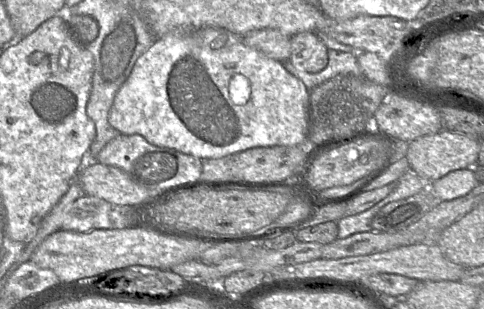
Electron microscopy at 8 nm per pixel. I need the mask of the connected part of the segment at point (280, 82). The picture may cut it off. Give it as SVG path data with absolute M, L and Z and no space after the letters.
M206 26L189 30L173 30L157 38L156 42L136 60L128 78L117 91L109 111L108 121L120 134L140 135L154 146L174 149L201 160L210 160L256 147L304 145L308 133L308 99L309 90L301 81L290 75L281 62L245 46L238 40L238 34L220 27Z

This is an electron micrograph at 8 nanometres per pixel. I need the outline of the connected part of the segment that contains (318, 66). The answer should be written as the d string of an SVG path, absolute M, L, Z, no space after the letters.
M302 32L291 36L289 62L299 71L318 73L328 63L328 48L314 32Z

